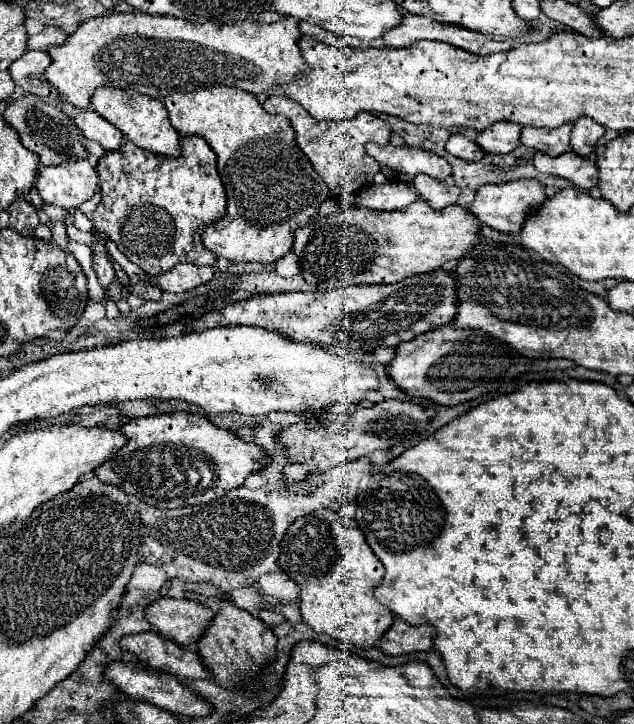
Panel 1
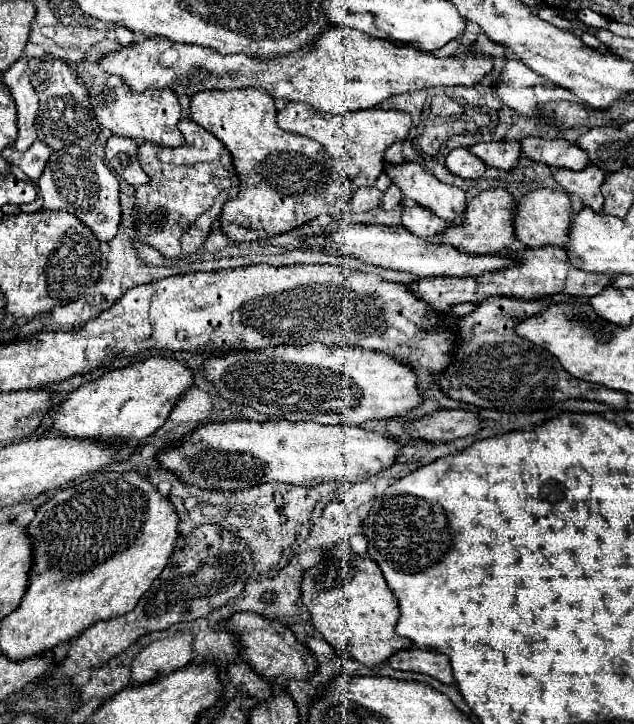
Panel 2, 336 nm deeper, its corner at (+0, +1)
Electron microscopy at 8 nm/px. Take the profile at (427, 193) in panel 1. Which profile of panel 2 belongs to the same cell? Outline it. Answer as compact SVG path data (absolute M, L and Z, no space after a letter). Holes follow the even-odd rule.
M406 207L402 213L402 225L416 237L434 237L438 233L444 233L448 229L448 223L444 223L440 217L432 215L430 211L424 211L420 207Z

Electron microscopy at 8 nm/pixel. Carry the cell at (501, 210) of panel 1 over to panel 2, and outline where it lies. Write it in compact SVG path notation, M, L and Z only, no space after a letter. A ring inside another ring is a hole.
M540 189L518 201L516 209L516 239L526 243L528 247L544 247L544 245L560 245L566 247L572 223L572 205L564 191Z

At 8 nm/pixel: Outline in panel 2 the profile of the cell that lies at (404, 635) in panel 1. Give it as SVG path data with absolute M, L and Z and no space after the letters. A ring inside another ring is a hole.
M404 649L404 651L398 651L396 655L392 655L388 665L396 671L414 671L414 673L430 675L430 677L442 681L444 685L454 683L450 659L436 651Z

